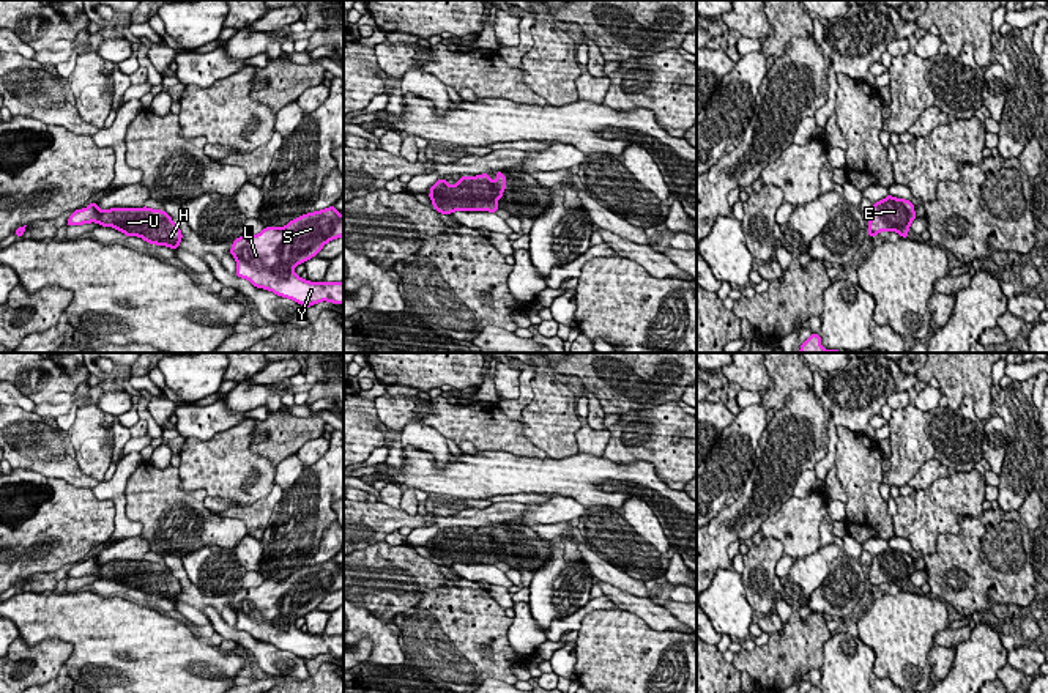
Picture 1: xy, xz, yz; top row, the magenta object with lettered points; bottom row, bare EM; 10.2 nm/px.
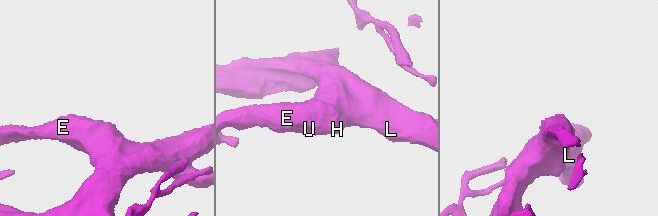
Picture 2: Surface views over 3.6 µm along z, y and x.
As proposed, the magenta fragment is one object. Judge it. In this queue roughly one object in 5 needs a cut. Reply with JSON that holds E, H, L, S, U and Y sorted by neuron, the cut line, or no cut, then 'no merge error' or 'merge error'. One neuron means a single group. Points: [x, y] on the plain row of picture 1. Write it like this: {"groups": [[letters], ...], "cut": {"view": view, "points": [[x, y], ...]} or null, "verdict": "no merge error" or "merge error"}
{"groups": [["E", "H", "L", "S", "U", "Y"]], "cut": null, "verdict": "no merge error"}

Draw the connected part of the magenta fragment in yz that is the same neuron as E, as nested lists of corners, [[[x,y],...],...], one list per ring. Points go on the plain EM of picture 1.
[[[887,548],[871,559],[868,587],[876,591],[879,584],[887,583],[908,591],[908,583],[914,572],[914,558],[909,553]]]

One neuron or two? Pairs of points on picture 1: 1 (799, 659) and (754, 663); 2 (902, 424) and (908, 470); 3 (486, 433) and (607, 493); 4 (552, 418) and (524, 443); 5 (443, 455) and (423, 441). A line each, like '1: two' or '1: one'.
1: one
2: one
3: two
4: two
5: one

